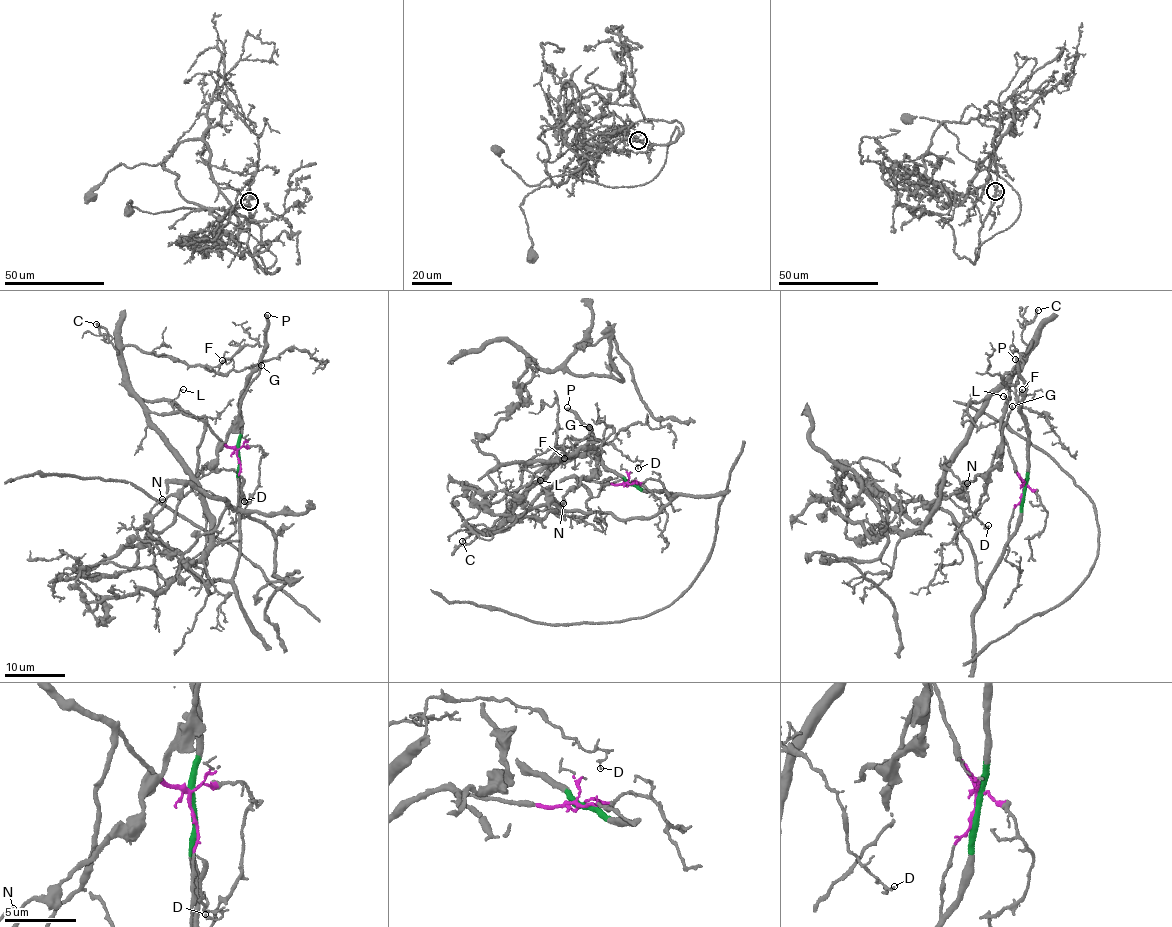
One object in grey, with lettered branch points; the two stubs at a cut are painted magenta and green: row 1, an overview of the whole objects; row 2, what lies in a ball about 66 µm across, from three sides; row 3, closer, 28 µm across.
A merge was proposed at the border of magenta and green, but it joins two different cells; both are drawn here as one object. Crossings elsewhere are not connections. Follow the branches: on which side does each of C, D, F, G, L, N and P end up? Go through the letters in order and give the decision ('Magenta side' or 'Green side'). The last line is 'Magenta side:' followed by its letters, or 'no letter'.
C: Magenta side
D: Magenta side
F: Magenta side
G: Green side
L: Magenta side
N: Green side
P: Green side
Magenta side: C, D, F, L

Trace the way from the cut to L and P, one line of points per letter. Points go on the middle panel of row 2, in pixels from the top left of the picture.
L: (630, 484), (566, 477), (542, 490), (540, 480)
P: (632, 484), (599, 463), (600, 458), (592, 452), (593, 436), (567, 407)

